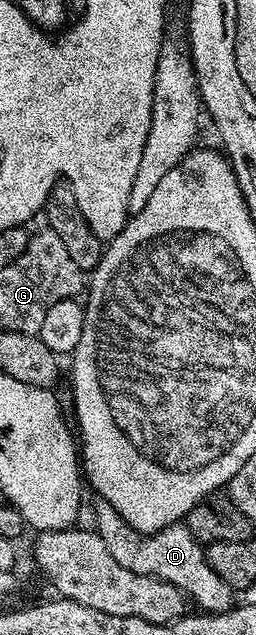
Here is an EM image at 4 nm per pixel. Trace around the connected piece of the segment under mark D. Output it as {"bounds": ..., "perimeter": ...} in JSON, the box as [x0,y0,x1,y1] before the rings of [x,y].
{"bounds":[94,503,235,615],"perimeter":[[[98,503],[94,509],[94,517],[98,520],[96,531],[102,536],[108,551],[112,551],[112,559],[116,559],[120,567],[128,567],[128,571],[136,571],[136,575],[148,575],[172,583],[172,587],[179,589],[193,604],[195,601],[199,610],[211,615],[227,613],[235,608],[235,590],[230,589],[228,583],[224,583],[224,579],[216,575],[216,571],[212,571],[202,542],[194,538],[186,524],[170,525],[159,533],[149,535],[135,533],[130,524],[112,506],[105,503]]]}

